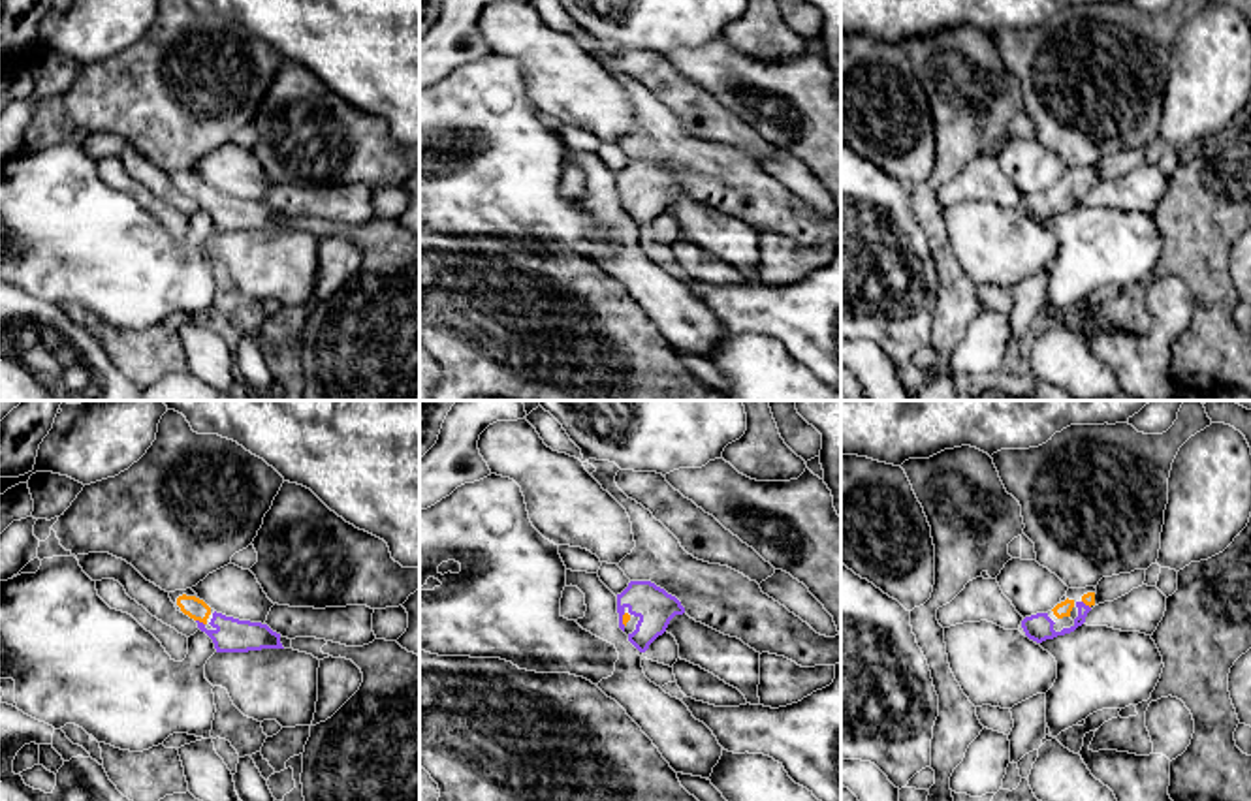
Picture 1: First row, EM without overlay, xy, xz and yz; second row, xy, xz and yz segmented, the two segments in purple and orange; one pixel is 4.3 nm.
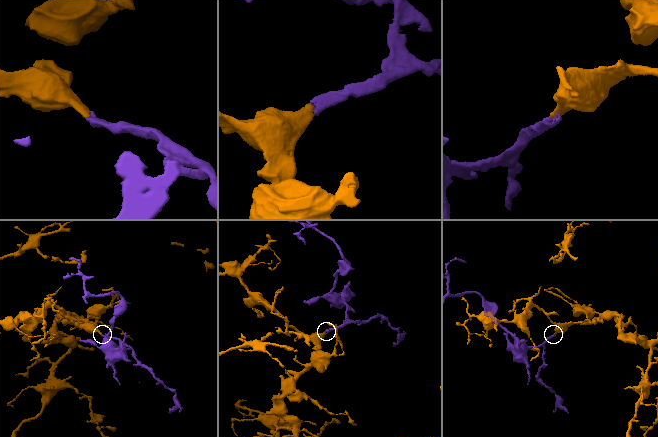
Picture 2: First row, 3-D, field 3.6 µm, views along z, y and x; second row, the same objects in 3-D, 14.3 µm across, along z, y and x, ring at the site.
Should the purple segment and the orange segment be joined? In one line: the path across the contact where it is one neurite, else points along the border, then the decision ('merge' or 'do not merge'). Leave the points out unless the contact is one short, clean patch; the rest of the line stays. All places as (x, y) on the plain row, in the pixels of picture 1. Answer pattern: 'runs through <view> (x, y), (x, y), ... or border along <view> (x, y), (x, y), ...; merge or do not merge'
runs through xy (232, 215), (211, 213), (198, 200), (194, 187); merge

